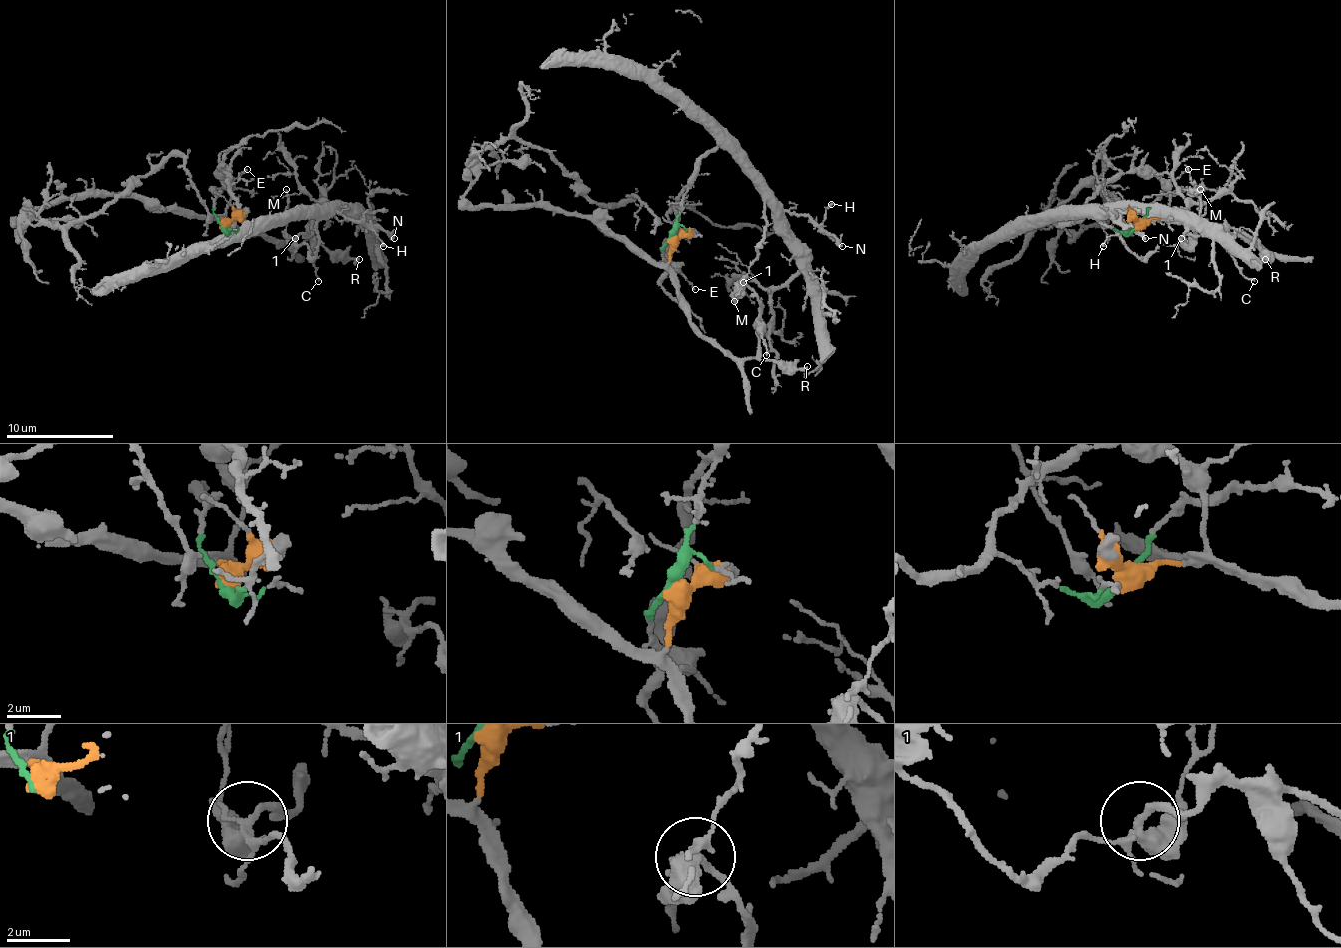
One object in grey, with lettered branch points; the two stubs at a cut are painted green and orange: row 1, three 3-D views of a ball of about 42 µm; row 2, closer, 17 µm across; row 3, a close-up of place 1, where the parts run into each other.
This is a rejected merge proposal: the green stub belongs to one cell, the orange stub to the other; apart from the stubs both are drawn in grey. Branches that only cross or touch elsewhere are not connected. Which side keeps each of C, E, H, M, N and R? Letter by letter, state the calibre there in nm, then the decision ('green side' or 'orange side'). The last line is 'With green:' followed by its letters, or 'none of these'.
C: 130 nm thick; orange side
E: 140 nm thick; orange side
H: 140 nm thick; green side
M: 120 nm thick; orange side
N: 220 nm thick; green side
R: 280 nm thick; orange side
With green: H, N

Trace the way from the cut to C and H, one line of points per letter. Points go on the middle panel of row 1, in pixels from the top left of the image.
C: (670, 236), (670, 276), (686, 317), (734, 357), (753, 357), (761, 330), (767, 355)
H: (670, 236), (694, 166), (721, 147), (786, 209), (807, 214), (821, 222), (832, 204)

